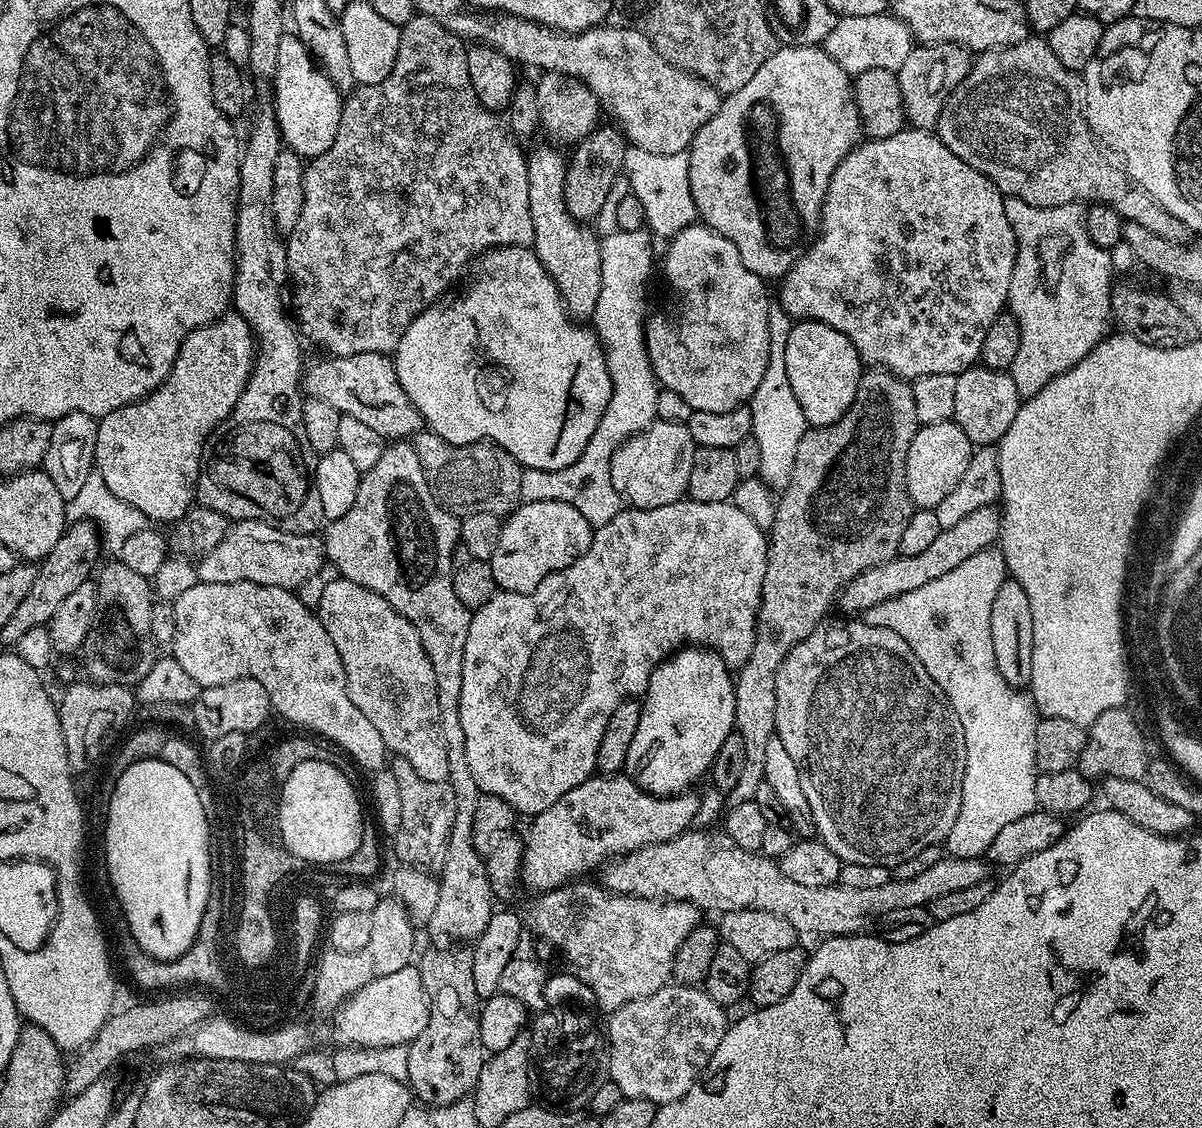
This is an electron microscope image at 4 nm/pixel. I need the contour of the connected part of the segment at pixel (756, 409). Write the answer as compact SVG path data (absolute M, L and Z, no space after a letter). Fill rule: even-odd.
M778 302L769 303L768 325L770 326L770 358L766 362L766 374L754 390L750 407L752 410L752 435L762 453L759 479L772 490L782 490L790 482L794 470L794 458L798 458L798 442L802 442L806 431L802 406L790 390L790 377L786 375L786 338L794 321Z

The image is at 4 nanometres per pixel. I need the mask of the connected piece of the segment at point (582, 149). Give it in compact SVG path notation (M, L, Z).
M597 126L588 137L571 149L570 159L567 161L566 182L564 183L564 197L566 210L581 222L592 222L592 219L603 210L613 199L612 191L616 188L616 179L621 179L624 171L624 150L626 141L624 133L619 127L604 128Z

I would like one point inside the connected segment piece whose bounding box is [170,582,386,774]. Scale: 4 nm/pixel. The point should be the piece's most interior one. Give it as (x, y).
(223, 631)

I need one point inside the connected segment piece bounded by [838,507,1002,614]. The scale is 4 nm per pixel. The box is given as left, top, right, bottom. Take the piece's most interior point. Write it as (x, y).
(977, 531)

